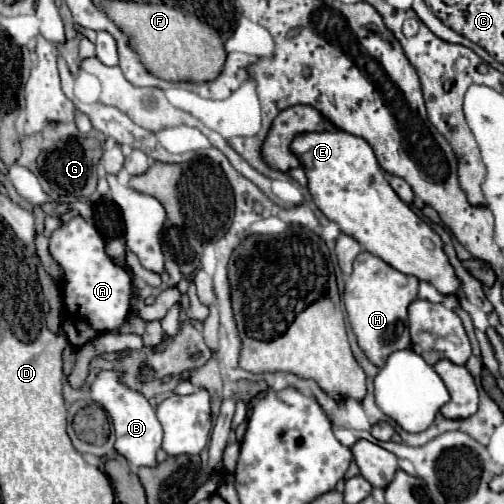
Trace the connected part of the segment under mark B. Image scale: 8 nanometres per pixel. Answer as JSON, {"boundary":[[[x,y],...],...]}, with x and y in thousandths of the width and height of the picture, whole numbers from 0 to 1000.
{"boundary":[[[202,734],[179,762],[179,790],[194,798],[218,825],[230,861],[230,897],[238,897],[258,921],[310,925],[310,897],[321,881],[321,845],[310,829],[310,813],[298,806],[290,786],[238,758],[238,738]]]}

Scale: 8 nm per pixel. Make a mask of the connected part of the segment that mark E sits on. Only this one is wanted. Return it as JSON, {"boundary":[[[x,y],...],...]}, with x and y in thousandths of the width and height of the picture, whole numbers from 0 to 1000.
{"boundary":[[[683,258],[603,262],[579,278],[575,298],[591,310],[607,341],[623,405],[651,437],[667,440],[683,464],[710,476],[734,504],[758,512],[778,532],[853,560],[877,583],[905,583],[913,556],[877,496],[873,468],[774,373],[742,298],[722,274]]]}

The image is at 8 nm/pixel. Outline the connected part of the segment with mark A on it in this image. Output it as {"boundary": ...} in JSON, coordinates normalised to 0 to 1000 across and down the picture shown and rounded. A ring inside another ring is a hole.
{"boundary":[[[151,429],[139,440],[131,440],[123,452],[115,452],[99,472],[99,504],[127,536],[127,556],[115,560],[123,583],[127,583],[127,595],[151,591],[155,627],[163,627],[171,639],[171,643],[163,643],[147,627],[135,627],[127,635],[131,659],[151,655],[151,671],[143,671],[147,687],[163,687],[175,675],[190,671],[198,659],[206,659],[214,651],[234,651],[246,643],[254,615],[258,615],[262,556],[246,532],[230,528],[214,512],[214,504],[206,496],[206,476],[179,440],[171,440],[163,429]],[[159,655],[171,655],[171,663],[163,667]]]}

